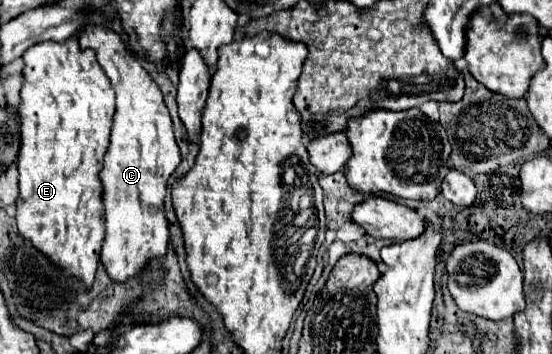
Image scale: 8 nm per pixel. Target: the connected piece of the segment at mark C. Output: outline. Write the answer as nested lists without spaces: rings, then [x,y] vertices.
[[[85,25],[79,33],[79,47],[91,47],[97,53],[97,61],[105,75],[111,79],[111,87],[117,93],[117,113],[111,129],[111,145],[103,159],[103,169],[99,173],[103,185],[103,221],[105,221],[105,237],[101,247],[101,263],[111,277],[111,281],[125,283],[131,277],[137,277],[153,259],[165,257],[169,245],[169,223],[163,213],[163,199],[167,191],[167,181],[175,173],[181,163],[181,153],[173,137],[173,125],[163,101],[163,93],[159,85],[151,79],[151,75],[141,67],[133,53],[127,51],[121,35],[103,25]]]

